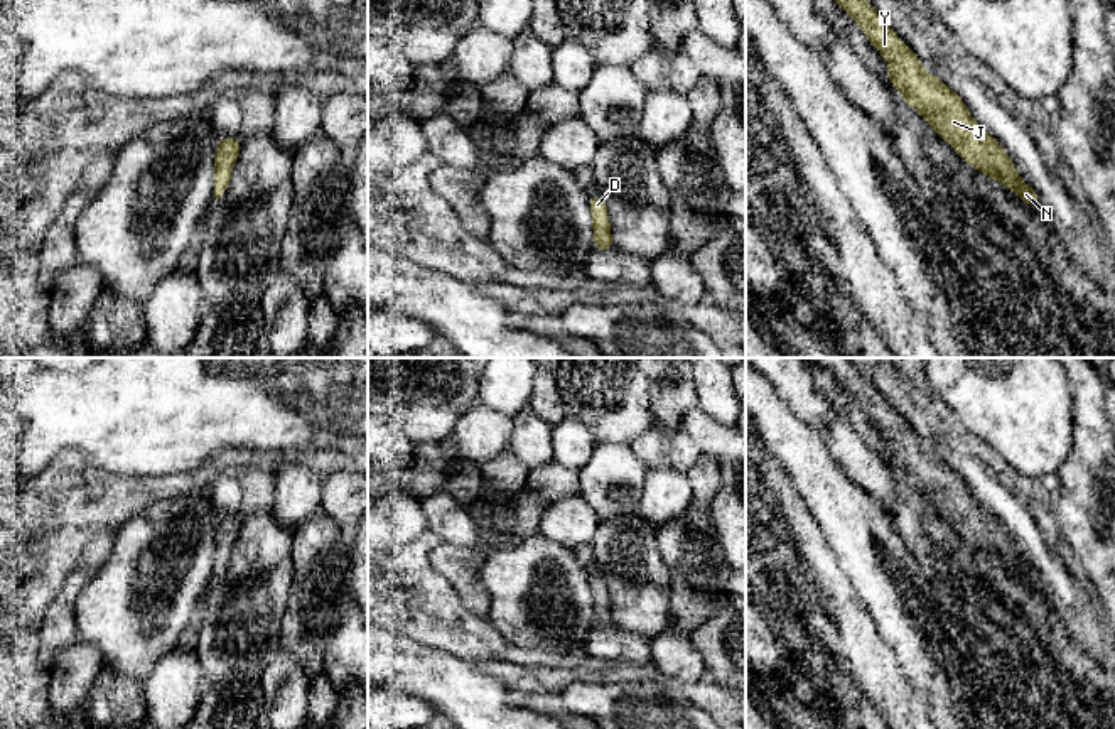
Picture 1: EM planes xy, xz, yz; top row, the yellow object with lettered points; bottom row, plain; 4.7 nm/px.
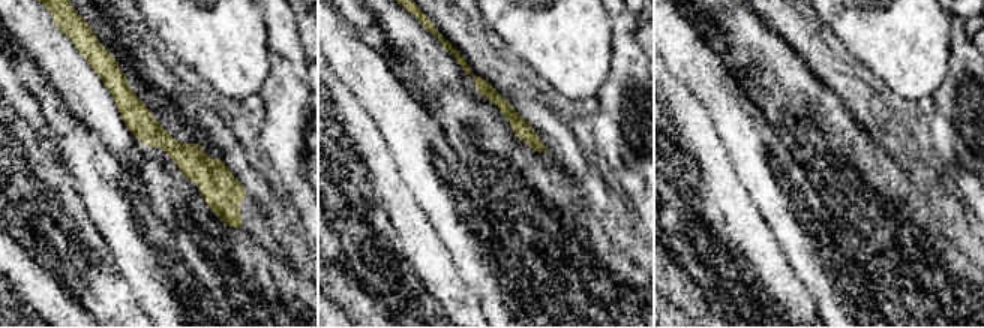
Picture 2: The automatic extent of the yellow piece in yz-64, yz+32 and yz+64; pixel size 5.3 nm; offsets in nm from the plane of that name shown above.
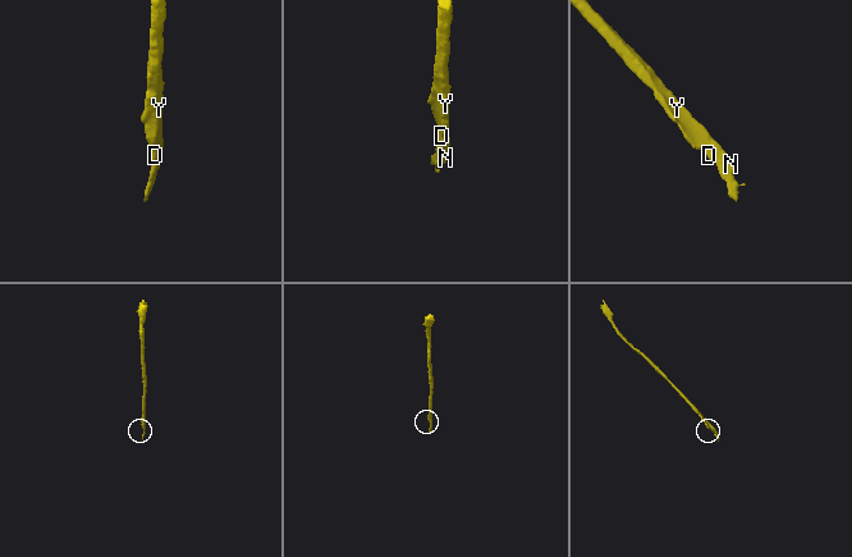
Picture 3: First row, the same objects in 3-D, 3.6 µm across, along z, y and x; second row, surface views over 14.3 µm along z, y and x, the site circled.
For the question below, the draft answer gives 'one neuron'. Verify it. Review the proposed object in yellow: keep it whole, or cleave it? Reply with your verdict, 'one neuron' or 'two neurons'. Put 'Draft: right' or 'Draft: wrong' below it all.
one neuron
Draft: right

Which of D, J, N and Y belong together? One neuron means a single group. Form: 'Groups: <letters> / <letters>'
Groups: D J N Y

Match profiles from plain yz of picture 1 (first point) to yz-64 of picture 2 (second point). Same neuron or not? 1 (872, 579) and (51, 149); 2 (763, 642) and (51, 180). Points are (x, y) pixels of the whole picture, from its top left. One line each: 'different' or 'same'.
1: different
2: different

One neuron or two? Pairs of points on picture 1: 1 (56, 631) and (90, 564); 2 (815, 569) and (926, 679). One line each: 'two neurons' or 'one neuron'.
1: one neuron
2: two neurons

